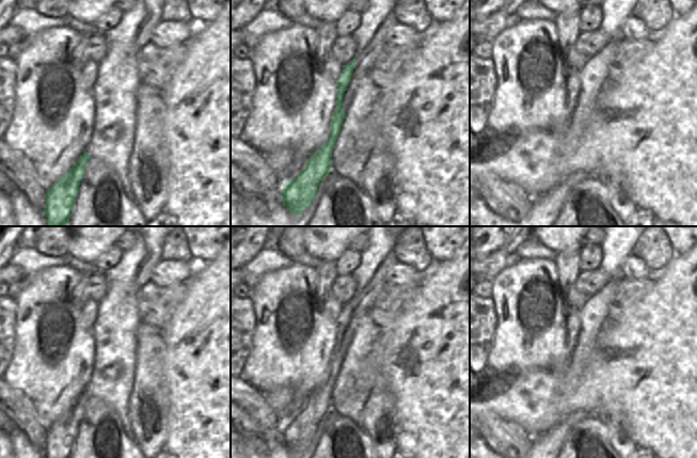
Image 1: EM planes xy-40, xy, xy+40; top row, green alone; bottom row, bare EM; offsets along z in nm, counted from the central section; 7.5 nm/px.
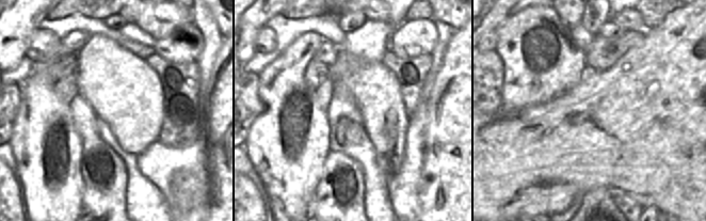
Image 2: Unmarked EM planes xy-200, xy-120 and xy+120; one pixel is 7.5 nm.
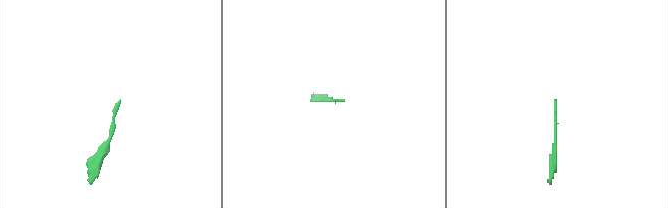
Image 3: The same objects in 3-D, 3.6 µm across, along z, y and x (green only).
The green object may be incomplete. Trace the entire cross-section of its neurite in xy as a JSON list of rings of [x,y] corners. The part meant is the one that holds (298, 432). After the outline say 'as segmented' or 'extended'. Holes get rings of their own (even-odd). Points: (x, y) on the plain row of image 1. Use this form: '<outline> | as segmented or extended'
[[[392,250],[381,263],[370,282],[346,304],[336,319],[338,331],[336,344],[330,361],[330,376],[306,399],[304,408],[283,424],[281,439],[292,454],[301,454],[313,442],[319,423],[332,409],[332,389],[340,372],[347,348],[353,339],[362,320],[370,315],[370,310],[381,290],[387,283],[387,271],[397,263]]] | extended

